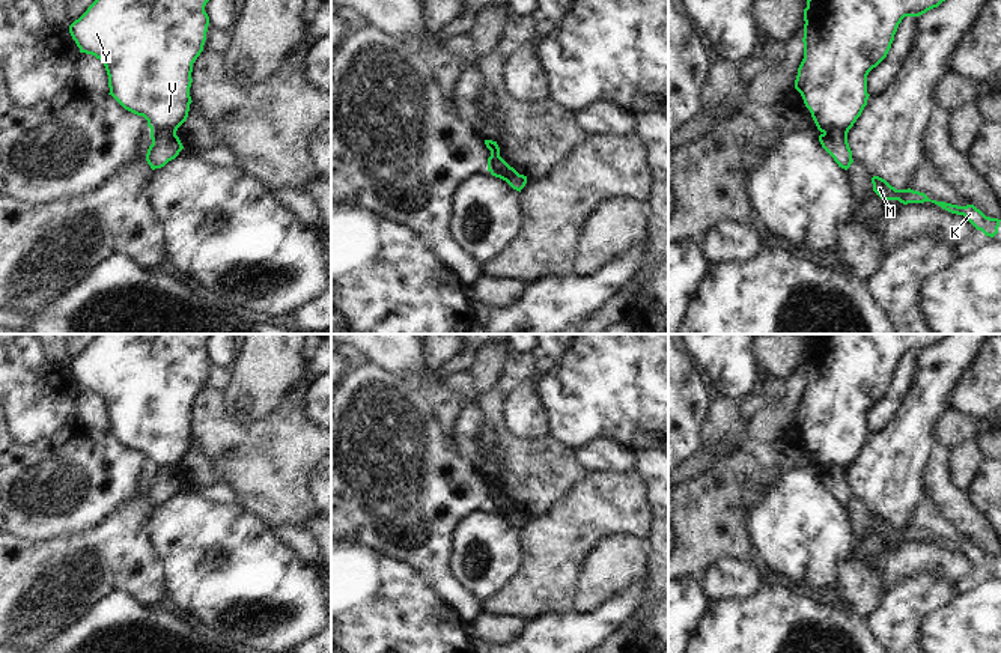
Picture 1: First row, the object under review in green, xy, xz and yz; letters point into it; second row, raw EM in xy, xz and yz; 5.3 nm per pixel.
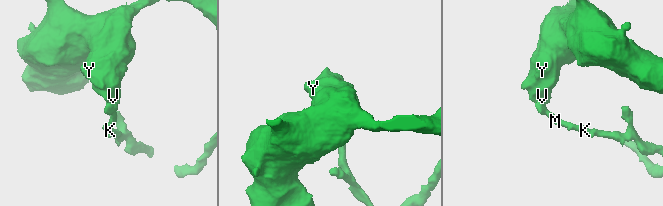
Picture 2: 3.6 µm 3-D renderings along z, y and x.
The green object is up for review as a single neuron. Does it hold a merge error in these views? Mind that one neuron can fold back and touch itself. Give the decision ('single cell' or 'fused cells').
fused cells

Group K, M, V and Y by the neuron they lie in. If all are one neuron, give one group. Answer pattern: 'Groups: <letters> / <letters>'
Groups: K M / V Y.

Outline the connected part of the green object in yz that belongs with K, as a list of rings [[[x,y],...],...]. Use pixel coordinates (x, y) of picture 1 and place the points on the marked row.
[[[873,176],[872,184],[873,191],[884,200],[899,200],[903,205],[932,202],[951,214],[963,215],[977,230],[981,230],[986,236],[993,238],[998,233],[1001,220],[986,217],[974,205],[957,206],[945,202],[930,200],[924,193],[914,191],[911,188],[896,190],[879,176]]]

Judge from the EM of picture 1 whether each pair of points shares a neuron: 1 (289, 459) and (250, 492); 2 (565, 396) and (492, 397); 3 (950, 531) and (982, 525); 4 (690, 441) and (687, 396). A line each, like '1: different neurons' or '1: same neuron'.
1: same neuron
2: different neurons
3: different neurons
4: same neuron

